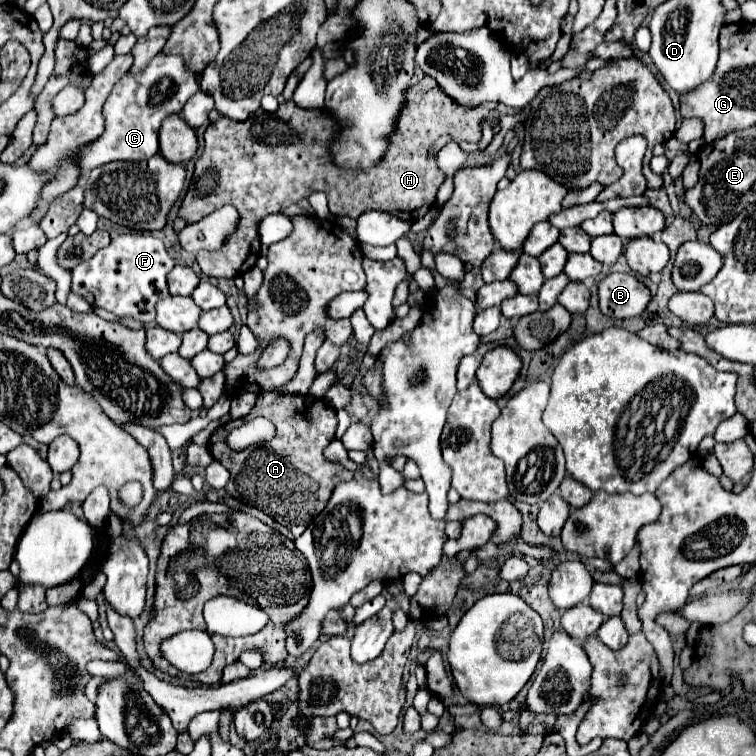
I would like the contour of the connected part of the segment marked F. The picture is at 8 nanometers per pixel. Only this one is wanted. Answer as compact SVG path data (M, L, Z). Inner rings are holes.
M119 234L111 244L99 250L91 260L81 262L71 270L71 288L81 294L91 306L105 308L115 316L133 316L139 322L155 322L155 304L169 296L167 274L175 266L165 244L151 234Z

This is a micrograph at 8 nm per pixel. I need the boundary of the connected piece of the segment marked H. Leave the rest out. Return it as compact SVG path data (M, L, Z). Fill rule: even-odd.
M425 76L419 84L407 90L407 104L401 110L397 130L391 136L387 158L371 170L343 170L331 162L329 144L339 126L325 110L303 110L291 100L283 102L275 114L257 110L245 122L219 118L205 130L205 148L195 162L191 190L185 194L179 218L185 222L199 222L213 210L235 204L241 214L241 224L225 241L220 251L201 250L196 261L203 274L217 278L233 278L245 274L255 266L261 250L257 224L263 216L281 212L311 194L311 180L315 192L323 190L329 200L329 210L335 216L357 218L369 210L381 210L405 220L419 220L433 206L445 174L437 170L435 160L427 160L429 146L441 136L451 134L457 142L479 142L481 120L495 110L495 102L487 102L477 110L455 106L437 82ZM323 156L323 160L321 160Z

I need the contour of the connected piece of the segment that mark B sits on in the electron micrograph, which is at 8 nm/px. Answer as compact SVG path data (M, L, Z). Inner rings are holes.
M613 272L599 282L599 306L601 312L613 318L633 318L639 316L651 296L643 282L631 274Z

